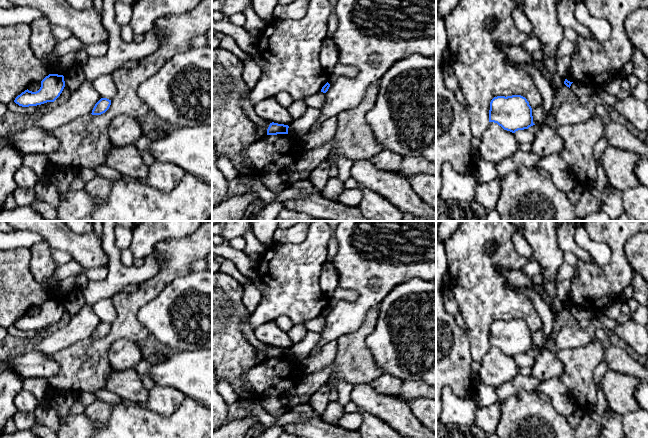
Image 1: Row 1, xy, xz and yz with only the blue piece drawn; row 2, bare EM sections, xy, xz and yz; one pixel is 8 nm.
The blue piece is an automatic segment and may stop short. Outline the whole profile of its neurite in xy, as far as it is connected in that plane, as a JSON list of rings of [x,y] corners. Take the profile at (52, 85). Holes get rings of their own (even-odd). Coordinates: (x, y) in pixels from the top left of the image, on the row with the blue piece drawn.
[[[49,74],[41,81],[38,91],[28,89],[18,95],[14,102],[22,107],[37,106],[47,102],[54,102],[65,87],[63,75]]]

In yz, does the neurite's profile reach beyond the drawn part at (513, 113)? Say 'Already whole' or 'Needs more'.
Already whole

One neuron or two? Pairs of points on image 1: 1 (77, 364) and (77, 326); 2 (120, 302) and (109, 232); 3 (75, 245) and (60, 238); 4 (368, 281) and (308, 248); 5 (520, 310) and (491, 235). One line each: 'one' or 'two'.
1: two
2: two
3: one
4: two
5: one

